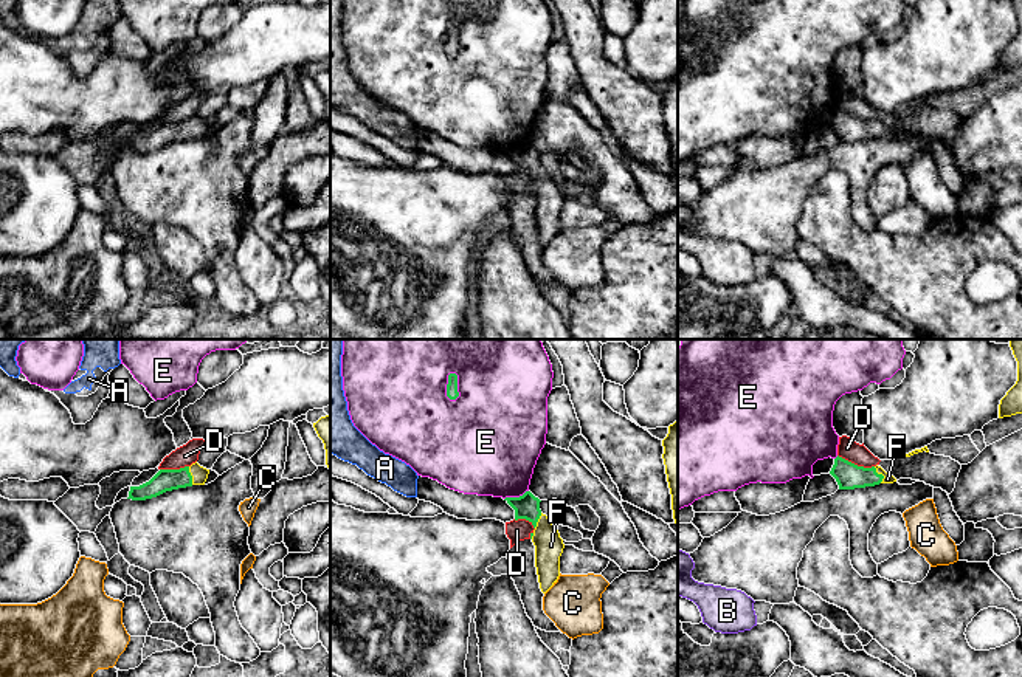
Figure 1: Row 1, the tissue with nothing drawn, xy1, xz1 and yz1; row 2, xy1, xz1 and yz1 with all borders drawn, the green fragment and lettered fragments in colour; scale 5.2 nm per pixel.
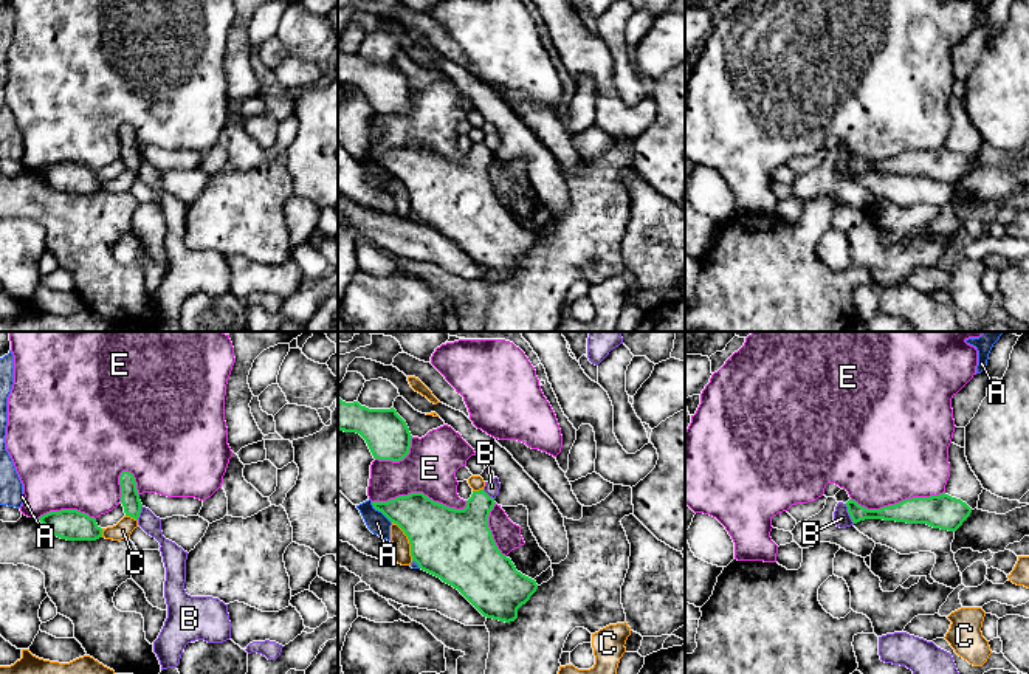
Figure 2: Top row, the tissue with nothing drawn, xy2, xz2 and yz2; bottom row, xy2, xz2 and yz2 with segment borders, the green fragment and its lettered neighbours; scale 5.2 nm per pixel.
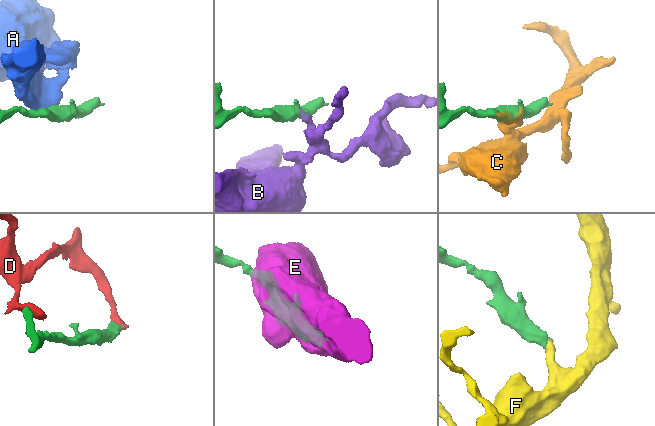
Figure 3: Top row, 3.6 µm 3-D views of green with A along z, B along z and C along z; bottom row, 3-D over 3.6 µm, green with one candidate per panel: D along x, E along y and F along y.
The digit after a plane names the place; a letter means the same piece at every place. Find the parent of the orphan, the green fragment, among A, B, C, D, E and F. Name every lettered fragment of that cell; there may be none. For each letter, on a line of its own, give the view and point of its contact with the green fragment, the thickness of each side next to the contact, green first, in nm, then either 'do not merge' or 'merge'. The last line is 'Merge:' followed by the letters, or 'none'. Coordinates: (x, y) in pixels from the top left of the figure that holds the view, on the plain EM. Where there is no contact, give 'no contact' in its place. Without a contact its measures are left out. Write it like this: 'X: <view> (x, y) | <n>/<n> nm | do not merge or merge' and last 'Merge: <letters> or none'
A: xz2 (380, 163) | 240/110 nm | do not merge
B: yz2 (850, 166) | 90/90 nm | do not merge
C: xz2 (409, 194) | 380/90 nm | do not merge
D: yz1 (856, 118) | 140/110 nm | do not merge
E: xz2 (420, 146) | 320/260 nm | do not merge
F: yz1 (881, 127) | 140/50 nm | merge
Merge: F

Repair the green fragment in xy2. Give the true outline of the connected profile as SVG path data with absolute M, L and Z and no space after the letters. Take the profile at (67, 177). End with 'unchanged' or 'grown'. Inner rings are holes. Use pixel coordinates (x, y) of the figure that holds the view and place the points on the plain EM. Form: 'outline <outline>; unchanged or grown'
outline M77 163L50 164L39 174L60 192L96 194L102 191L102 181L96 177L96 172Z; unchanged

